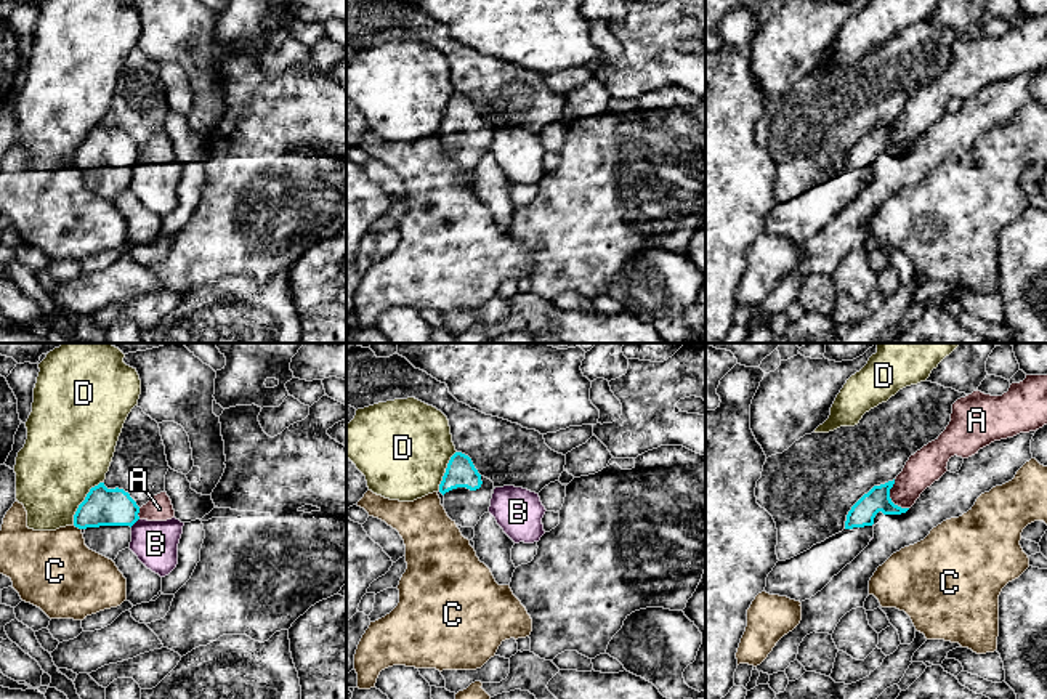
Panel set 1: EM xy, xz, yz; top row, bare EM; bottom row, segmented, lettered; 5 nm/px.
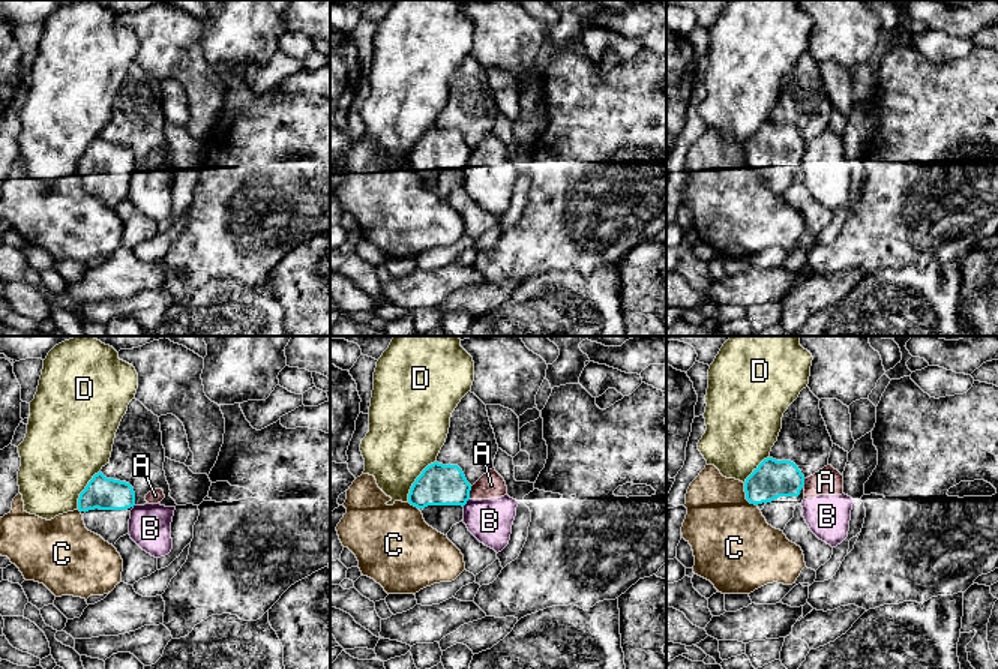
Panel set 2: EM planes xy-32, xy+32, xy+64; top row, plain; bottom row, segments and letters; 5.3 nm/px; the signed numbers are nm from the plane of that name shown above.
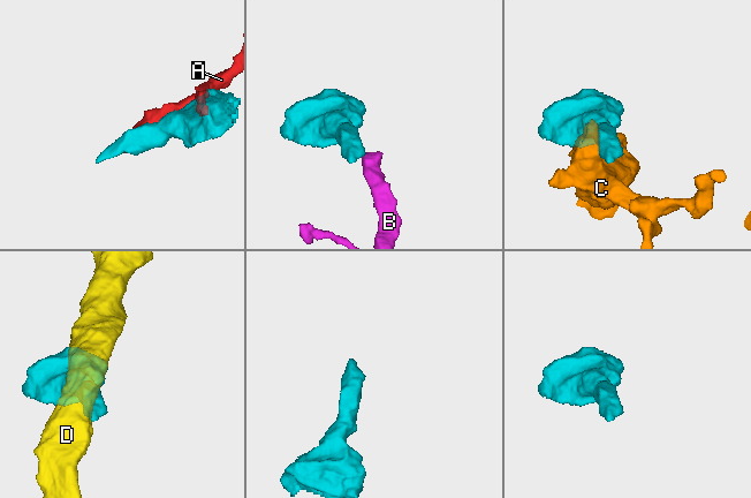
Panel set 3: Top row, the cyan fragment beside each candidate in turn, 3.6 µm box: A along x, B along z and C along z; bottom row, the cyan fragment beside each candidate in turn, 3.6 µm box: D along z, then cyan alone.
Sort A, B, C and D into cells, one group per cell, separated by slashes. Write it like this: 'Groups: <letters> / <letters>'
Groups: A B / C / D

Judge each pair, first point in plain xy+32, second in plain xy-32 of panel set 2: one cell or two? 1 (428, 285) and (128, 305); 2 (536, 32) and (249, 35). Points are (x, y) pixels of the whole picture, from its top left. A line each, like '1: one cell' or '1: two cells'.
1: two cells
2: two cells

